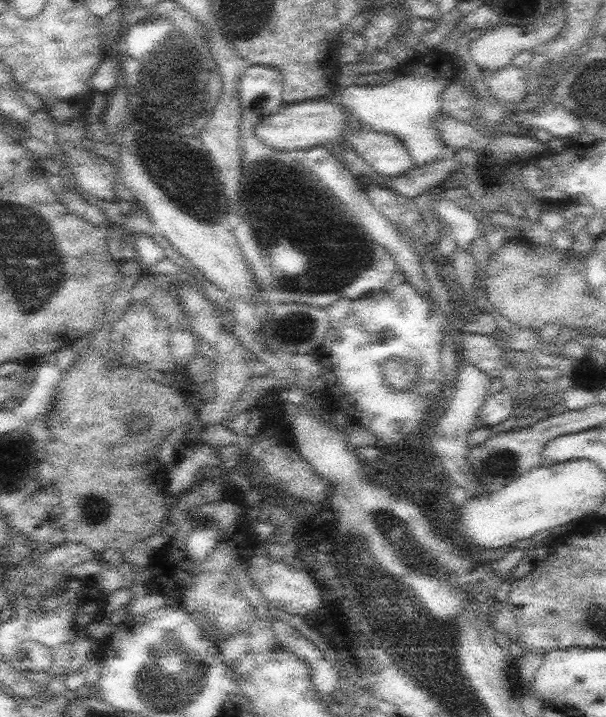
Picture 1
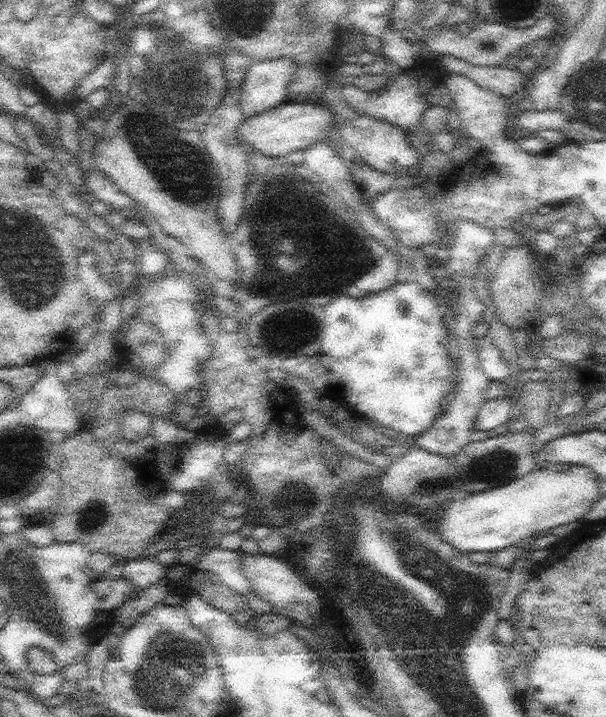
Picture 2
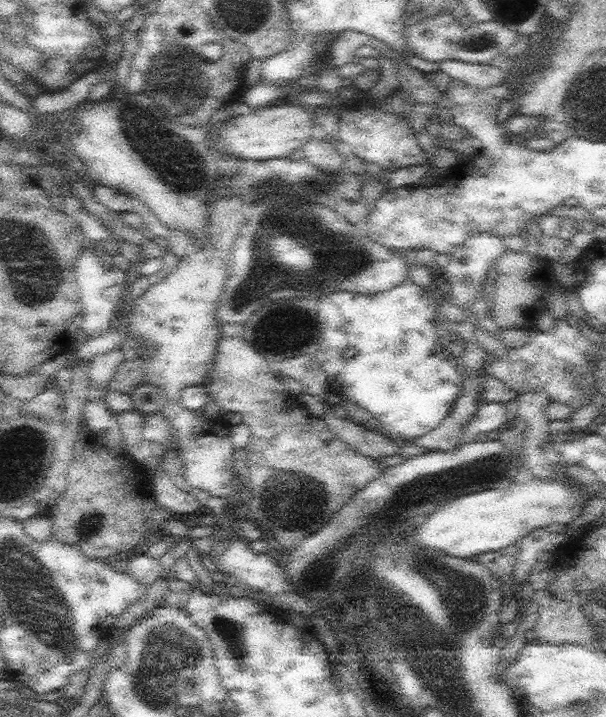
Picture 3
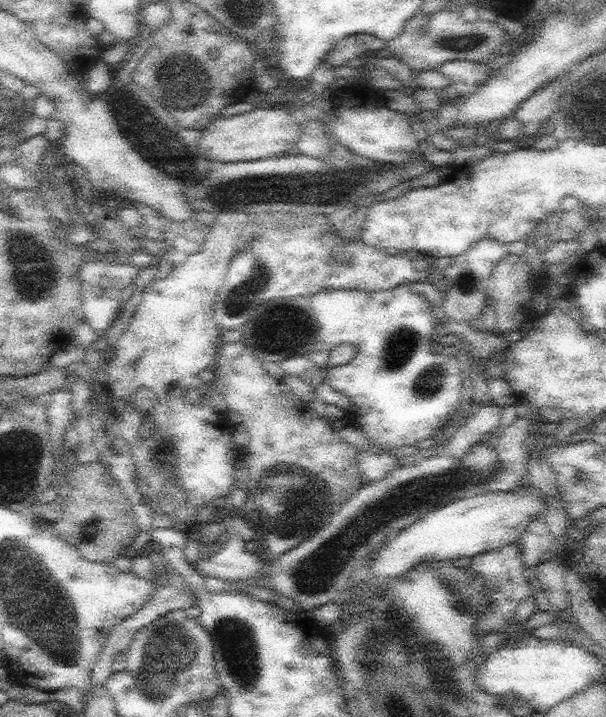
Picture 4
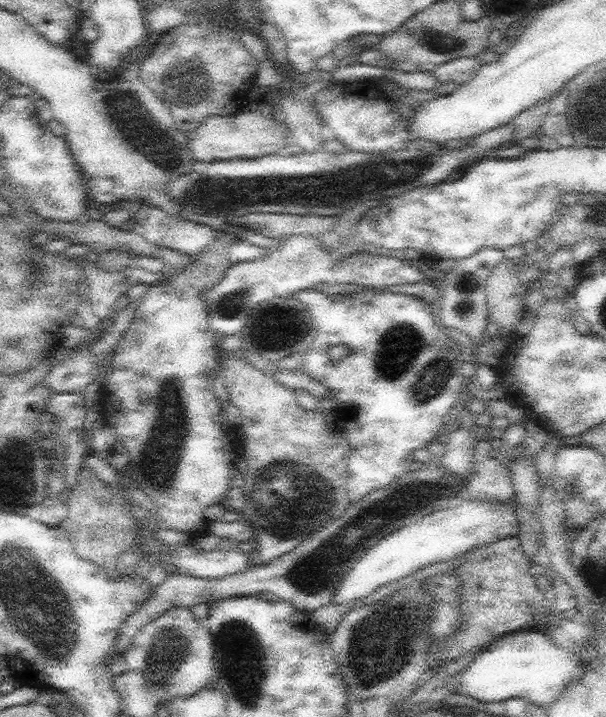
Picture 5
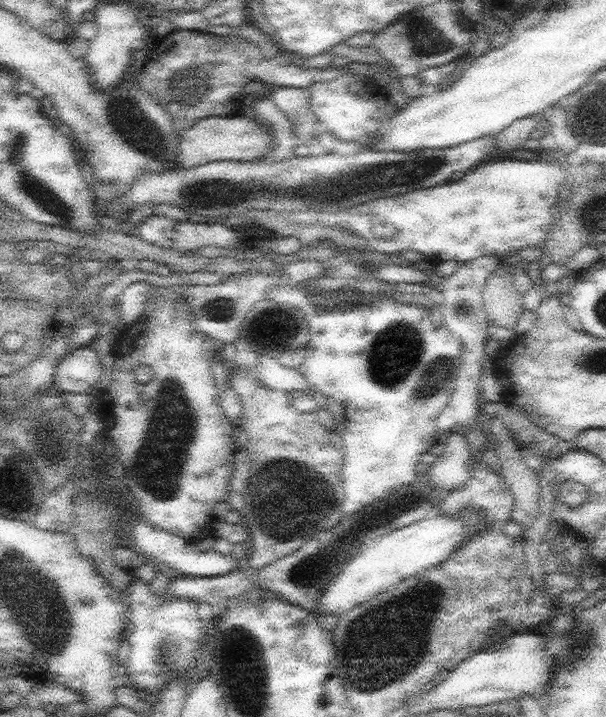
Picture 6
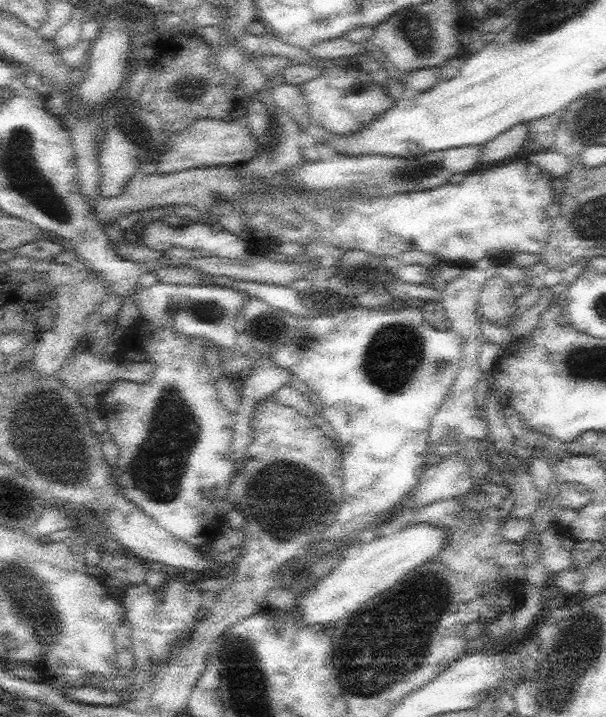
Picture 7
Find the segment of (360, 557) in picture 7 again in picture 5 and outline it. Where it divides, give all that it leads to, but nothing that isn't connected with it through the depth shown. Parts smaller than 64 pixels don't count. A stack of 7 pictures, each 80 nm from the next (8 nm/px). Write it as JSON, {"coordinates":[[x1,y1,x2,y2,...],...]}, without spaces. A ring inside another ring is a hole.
{"coordinates":[[488,499,459,500,453,507,423,516,418,522,382,538,352,566,352,570,340,582,334,602,344,604,364,598,378,590,378,586,402,580,424,566,466,556,480,547,496,543,499,538,516,537,518,534,519,520,514,504]]}

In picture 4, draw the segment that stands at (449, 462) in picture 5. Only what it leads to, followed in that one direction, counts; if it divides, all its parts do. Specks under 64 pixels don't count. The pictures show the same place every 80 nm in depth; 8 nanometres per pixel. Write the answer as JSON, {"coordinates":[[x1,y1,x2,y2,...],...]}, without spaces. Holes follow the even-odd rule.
{"coordinates":[[493,401,492,404,488,402,483,407,475,409,472,418,456,430,445,452,450,453,450,456,465,459,469,450,481,443,480,439,484,434,500,431,502,414,503,407,496,405]]}

